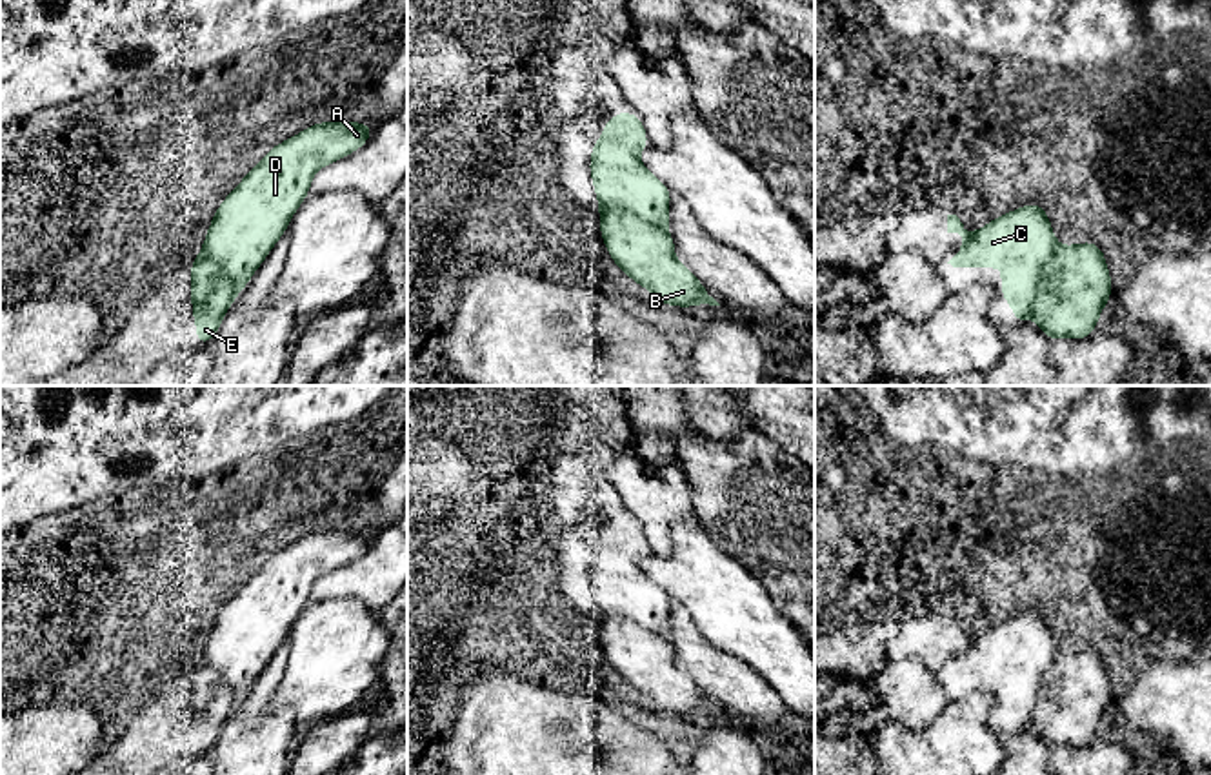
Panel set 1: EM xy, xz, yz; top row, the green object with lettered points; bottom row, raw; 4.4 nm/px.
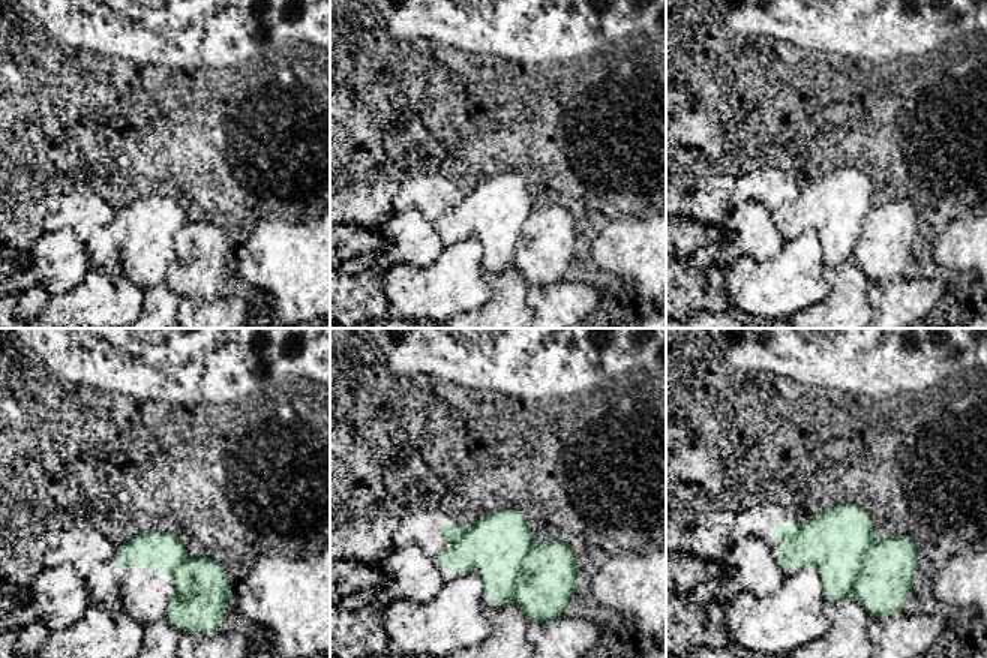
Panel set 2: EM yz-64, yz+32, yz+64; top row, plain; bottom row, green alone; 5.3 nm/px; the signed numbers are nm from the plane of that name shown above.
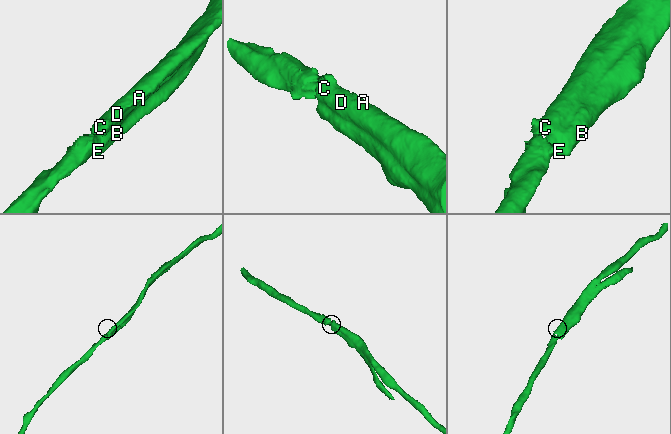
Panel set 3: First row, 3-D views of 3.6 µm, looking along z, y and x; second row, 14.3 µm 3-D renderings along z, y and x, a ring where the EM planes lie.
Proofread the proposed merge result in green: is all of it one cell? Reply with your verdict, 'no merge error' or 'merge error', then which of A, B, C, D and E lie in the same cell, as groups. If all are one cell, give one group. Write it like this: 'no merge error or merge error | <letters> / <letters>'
merge error | A C D / B E

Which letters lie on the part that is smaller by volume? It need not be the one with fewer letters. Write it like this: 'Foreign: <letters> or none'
Foreign: B, E

